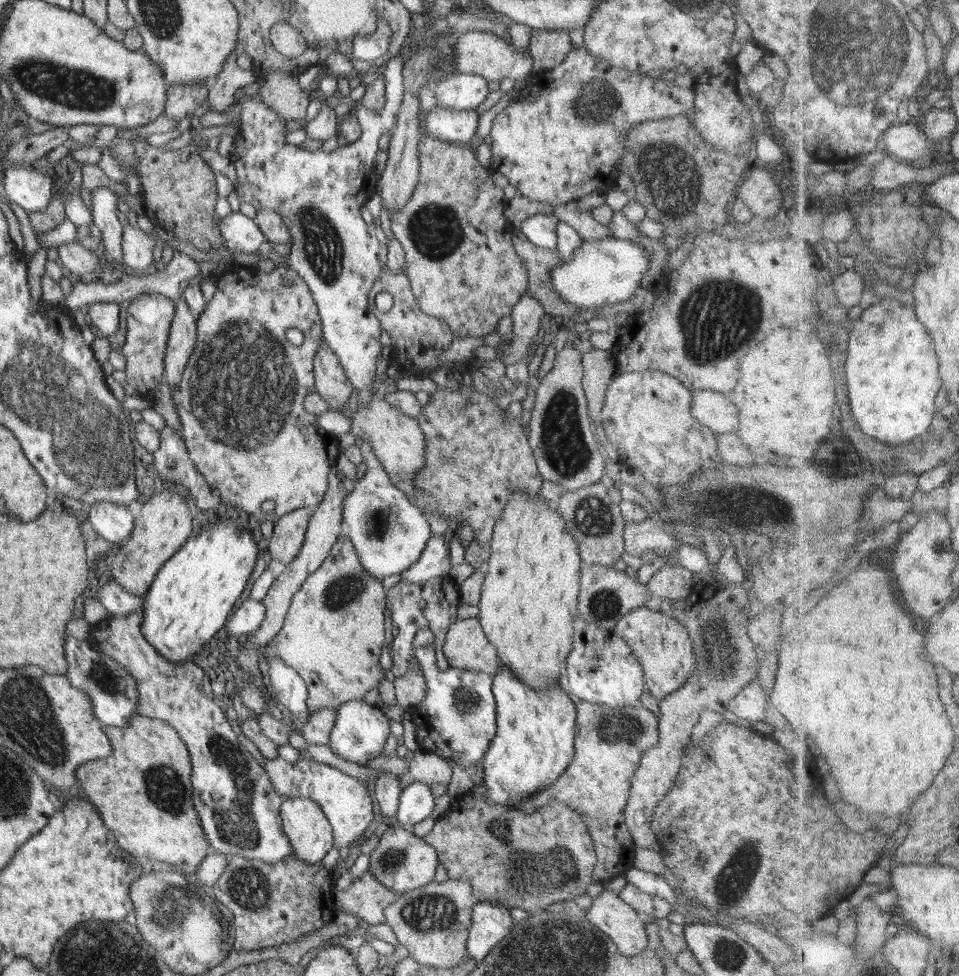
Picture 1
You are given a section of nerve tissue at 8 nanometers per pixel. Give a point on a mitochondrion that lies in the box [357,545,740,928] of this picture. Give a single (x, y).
(525, 872)

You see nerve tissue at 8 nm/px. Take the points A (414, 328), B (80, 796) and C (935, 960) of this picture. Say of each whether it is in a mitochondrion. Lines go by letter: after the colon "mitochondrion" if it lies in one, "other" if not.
A: other
B: other
C: other

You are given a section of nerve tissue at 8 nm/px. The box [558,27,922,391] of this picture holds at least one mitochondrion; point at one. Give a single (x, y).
(707, 319)

